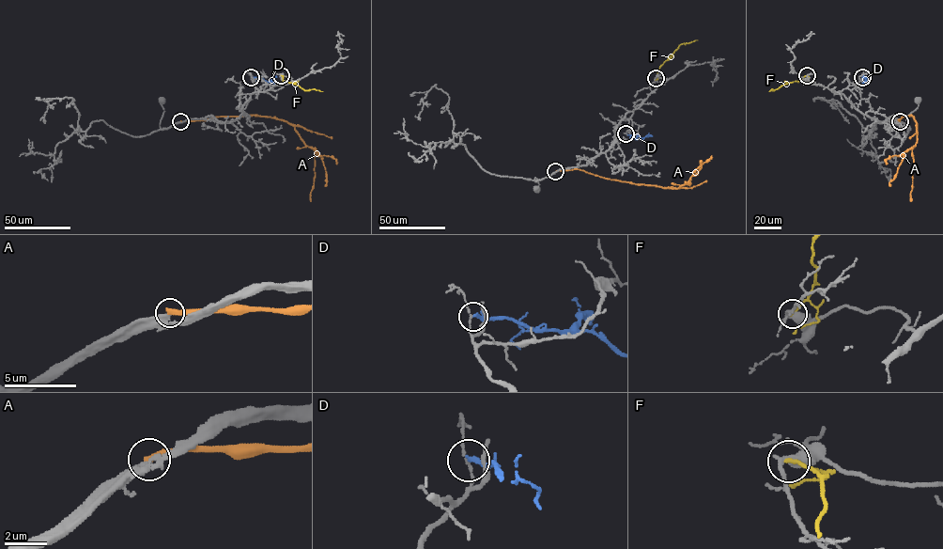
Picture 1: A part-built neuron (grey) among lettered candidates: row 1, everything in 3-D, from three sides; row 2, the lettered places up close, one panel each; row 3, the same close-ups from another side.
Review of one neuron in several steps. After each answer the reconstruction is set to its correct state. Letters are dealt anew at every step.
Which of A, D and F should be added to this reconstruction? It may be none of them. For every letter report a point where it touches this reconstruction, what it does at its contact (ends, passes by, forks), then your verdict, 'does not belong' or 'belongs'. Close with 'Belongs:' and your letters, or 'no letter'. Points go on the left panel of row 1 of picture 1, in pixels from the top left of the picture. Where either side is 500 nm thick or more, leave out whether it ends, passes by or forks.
A: contact (180, 121); it ends; does not belong
D: contact (251, 77); it ends; does not belong
F: contact (281, 75); it ends; does not belong
Belongs: no letter

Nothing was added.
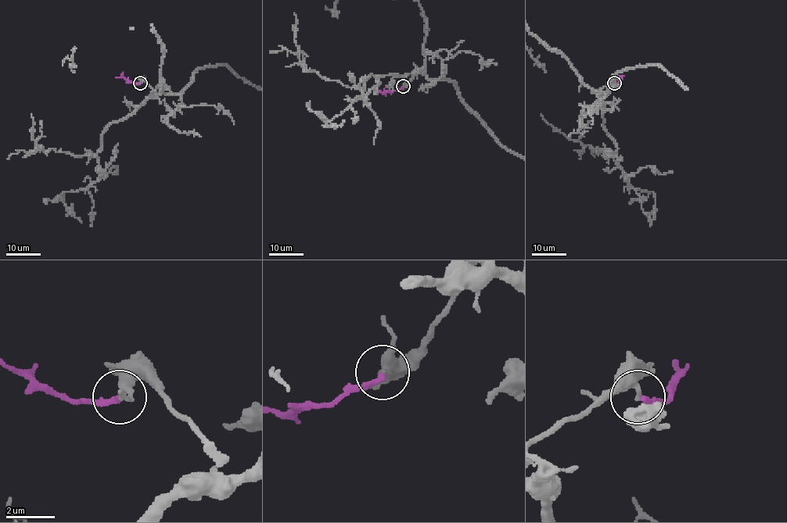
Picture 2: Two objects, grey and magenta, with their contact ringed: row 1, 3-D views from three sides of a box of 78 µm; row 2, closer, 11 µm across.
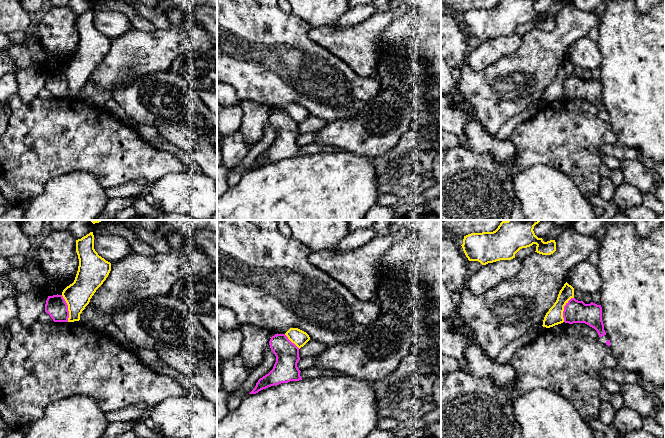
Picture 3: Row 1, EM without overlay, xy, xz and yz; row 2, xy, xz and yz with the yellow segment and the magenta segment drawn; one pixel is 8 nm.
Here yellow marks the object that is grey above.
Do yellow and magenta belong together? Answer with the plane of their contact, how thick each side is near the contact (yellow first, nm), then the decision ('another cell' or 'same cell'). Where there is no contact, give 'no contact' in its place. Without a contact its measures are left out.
meets yellow in yz; 140 nm thick on the yellow side, 180 nm on the other; another cell

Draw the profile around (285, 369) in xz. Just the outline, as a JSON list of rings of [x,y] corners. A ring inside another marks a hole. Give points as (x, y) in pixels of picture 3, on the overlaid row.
[[[275,334],[269,341],[271,350],[276,356],[273,369],[260,378],[249,394],[256,394],[268,387],[302,380],[297,363],[300,360],[299,348],[285,334]]]

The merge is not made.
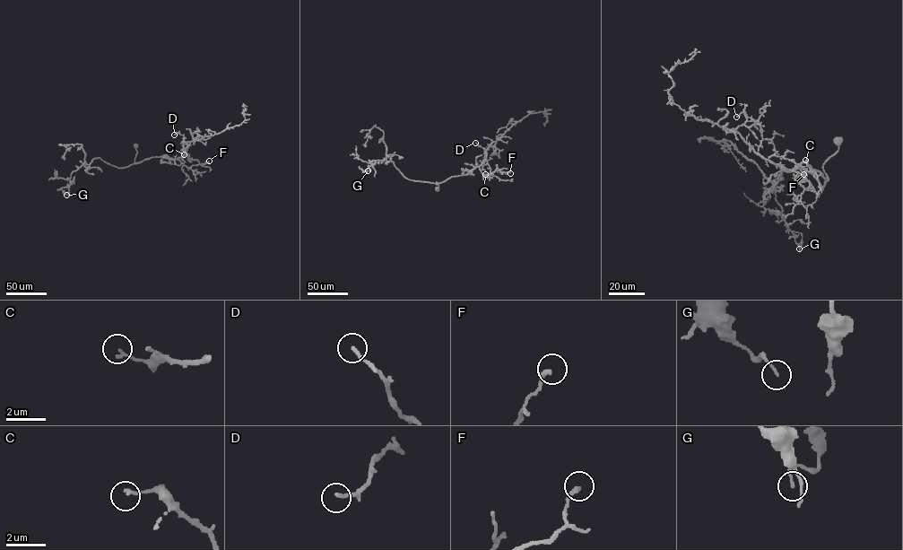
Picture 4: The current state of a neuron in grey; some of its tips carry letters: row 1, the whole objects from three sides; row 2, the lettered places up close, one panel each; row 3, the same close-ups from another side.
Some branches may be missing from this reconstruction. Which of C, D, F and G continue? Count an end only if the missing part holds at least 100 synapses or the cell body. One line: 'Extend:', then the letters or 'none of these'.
Extend: none of these

